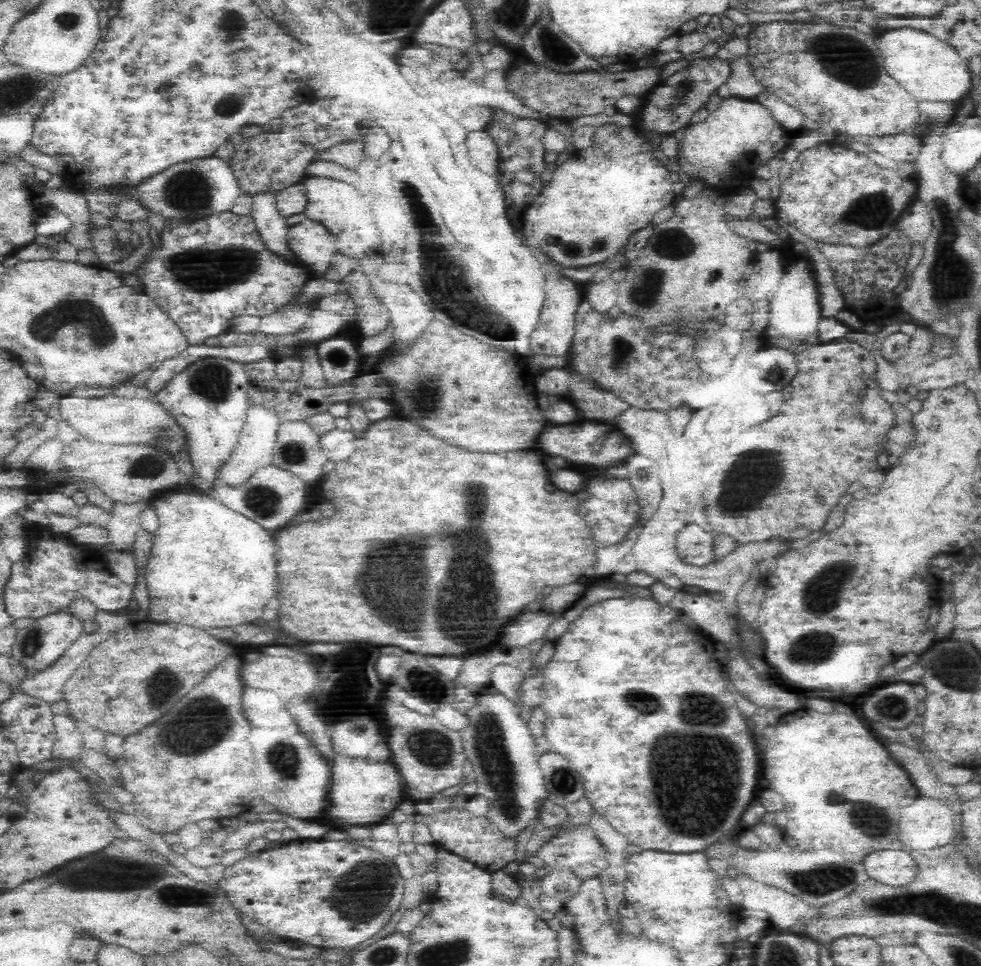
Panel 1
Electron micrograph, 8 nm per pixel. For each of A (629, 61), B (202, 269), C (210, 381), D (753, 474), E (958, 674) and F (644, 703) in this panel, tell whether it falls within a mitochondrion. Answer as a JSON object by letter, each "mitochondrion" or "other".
{"A":"other","B":"mitochondrion","C":"mitochondrion","D":"mitochondrion","E":"mitochondrion","F":"mitochondrion"}

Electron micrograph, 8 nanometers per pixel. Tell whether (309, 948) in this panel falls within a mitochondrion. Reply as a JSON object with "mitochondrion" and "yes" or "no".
{"mitochondrion":"no"}

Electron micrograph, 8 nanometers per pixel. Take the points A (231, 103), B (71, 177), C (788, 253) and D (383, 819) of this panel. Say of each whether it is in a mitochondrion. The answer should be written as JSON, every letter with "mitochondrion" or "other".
{"A":"mitochondrion","B":"other","C":"other","D":"other"}

